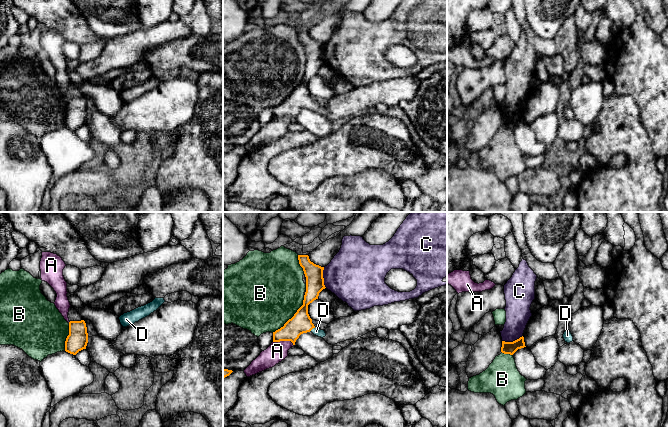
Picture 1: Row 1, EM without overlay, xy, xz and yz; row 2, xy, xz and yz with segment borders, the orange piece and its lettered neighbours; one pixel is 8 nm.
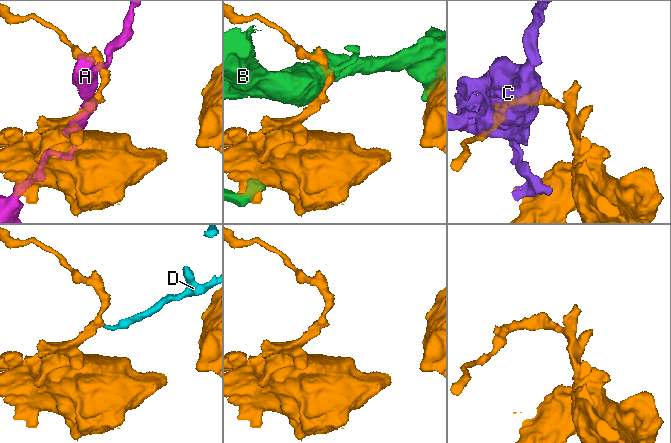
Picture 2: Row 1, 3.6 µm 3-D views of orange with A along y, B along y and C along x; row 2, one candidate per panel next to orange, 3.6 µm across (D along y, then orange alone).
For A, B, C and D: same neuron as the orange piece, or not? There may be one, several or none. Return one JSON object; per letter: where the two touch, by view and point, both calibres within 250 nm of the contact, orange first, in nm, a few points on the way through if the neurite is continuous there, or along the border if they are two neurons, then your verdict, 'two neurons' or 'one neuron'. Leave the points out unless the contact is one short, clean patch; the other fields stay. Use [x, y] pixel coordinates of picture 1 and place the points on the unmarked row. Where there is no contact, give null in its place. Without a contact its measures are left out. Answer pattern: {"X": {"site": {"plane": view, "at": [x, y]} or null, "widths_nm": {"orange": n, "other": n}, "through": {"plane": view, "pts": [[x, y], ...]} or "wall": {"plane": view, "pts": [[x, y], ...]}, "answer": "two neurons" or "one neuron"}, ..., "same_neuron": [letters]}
{"A": {"site": {"plane": "xz", "at": [284, 116]}, "widths_nm": {"orange": 170, "other": 160}, "answer": "two neurons"}, "B": {"site": {"plane": "xz", "at": [293, 92]}, "widths_nm": {"orange": 170, "other": 480}, "answer": "two neurons"}, "C": {"site": {"plane": "xz", "at": [322, 53]}, "widths_nm": {"orange": 140, "other": 420}, "answer": "two neurons"}, "D": {"site": {"plane": "xz", "at": [312, 104]}, "widths_nm": {"orange": 170, "other": 70}, "through": {"plane": "xz", "pts": [[300, 99], [312, 104], [316, 107]]}, "answer": "one neuron"}, "same_neuron": ["D"]}

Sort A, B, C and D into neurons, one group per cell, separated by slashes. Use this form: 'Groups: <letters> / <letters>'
Groups: A / B / C / D

